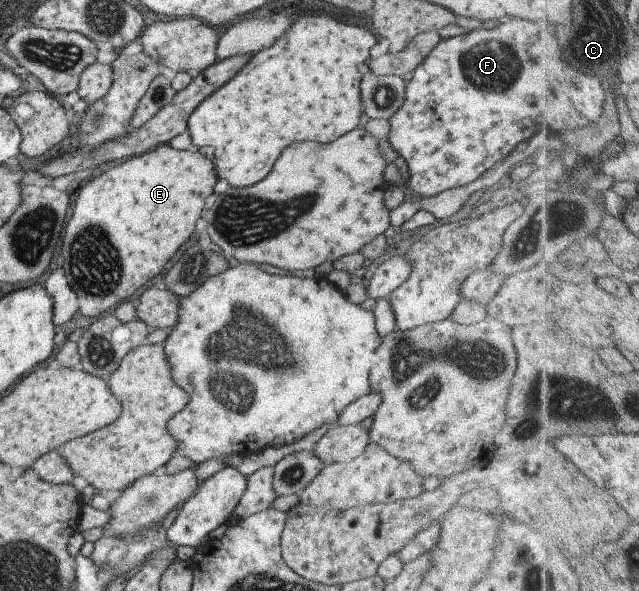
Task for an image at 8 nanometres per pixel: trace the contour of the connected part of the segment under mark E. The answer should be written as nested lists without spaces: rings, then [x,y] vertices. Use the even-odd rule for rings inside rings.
[[[162,144],[157,145],[156,147],[153,147],[152,149],[149,149],[147,152],[141,153],[137,156],[130,156],[127,159],[122,159],[119,162],[114,162],[113,164],[110,164],[109,168],[107,170],[104,170],[100,175],[93,177],[90,181],[83,182],[82,187],[78,191],[78,196],[76,197],[76,200],[74,201],[74,205],[72,205],[72,209],[70,209],[70,217],[68,217],[68,221],[66,221],[66,225],[63,225],[63,232],[62,232],[62,245],[60,245],[60,257],[62,257],[62,269],[64,269],[64,277],[66,277],[66,281],[68,281],[68,285],[70,285],[70,289],[76,293],[76,297],[78,297],[78,311],[82,313],[82,315],[86,315],[86,317],[92,317],[97,315],[104,315],[106,313],[109,313],[110,311],[114,310],[114,307],[118,306],[118,303],[120,301],[126,301],[136,289],[140,289],[148,279],[152,279],[152,277],[156,277],[164,269],[164,265],[168,263],[168,259],[176,253],[176,249],[182,245],[182,243],[186,243],[186,239],[192,235],[192,231],[194,231],[194,223],[196,223],[196,219],[200,217],[200,211],[204,209],[204,197],[208,197],[212,193],[212,185],[214,185],[214,175],[210,173],[212,171],[212,165],[210,165],[210,161],[208,161],[208,152],[202,151],[202,153],[206,153],[206,157],[204,155],[200,155],[200,150],[184,150],[184,151],[178,151],[175,150],[173,147],[170,147],[170,144]]]

